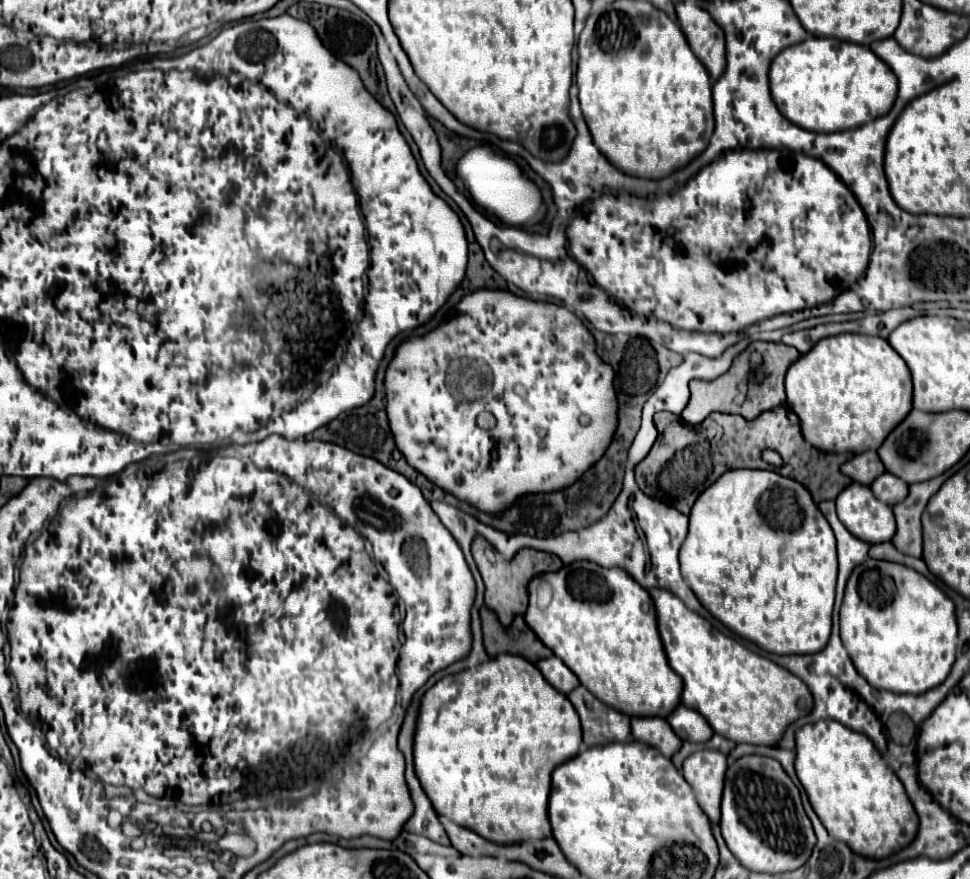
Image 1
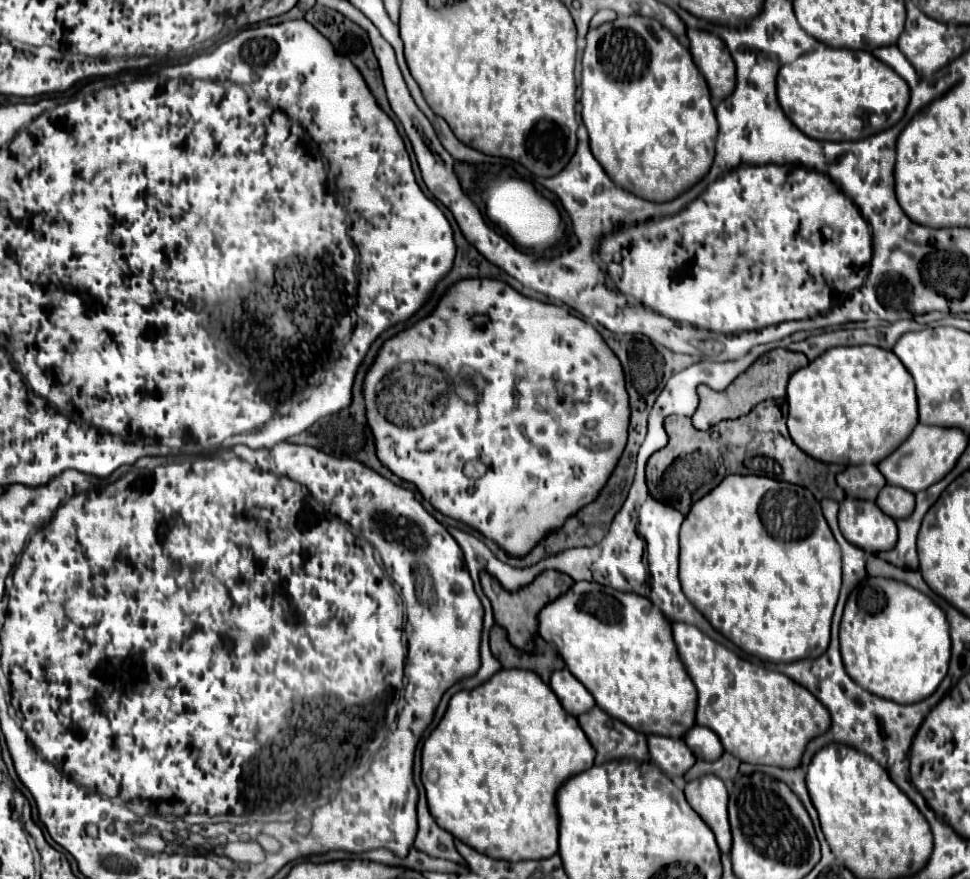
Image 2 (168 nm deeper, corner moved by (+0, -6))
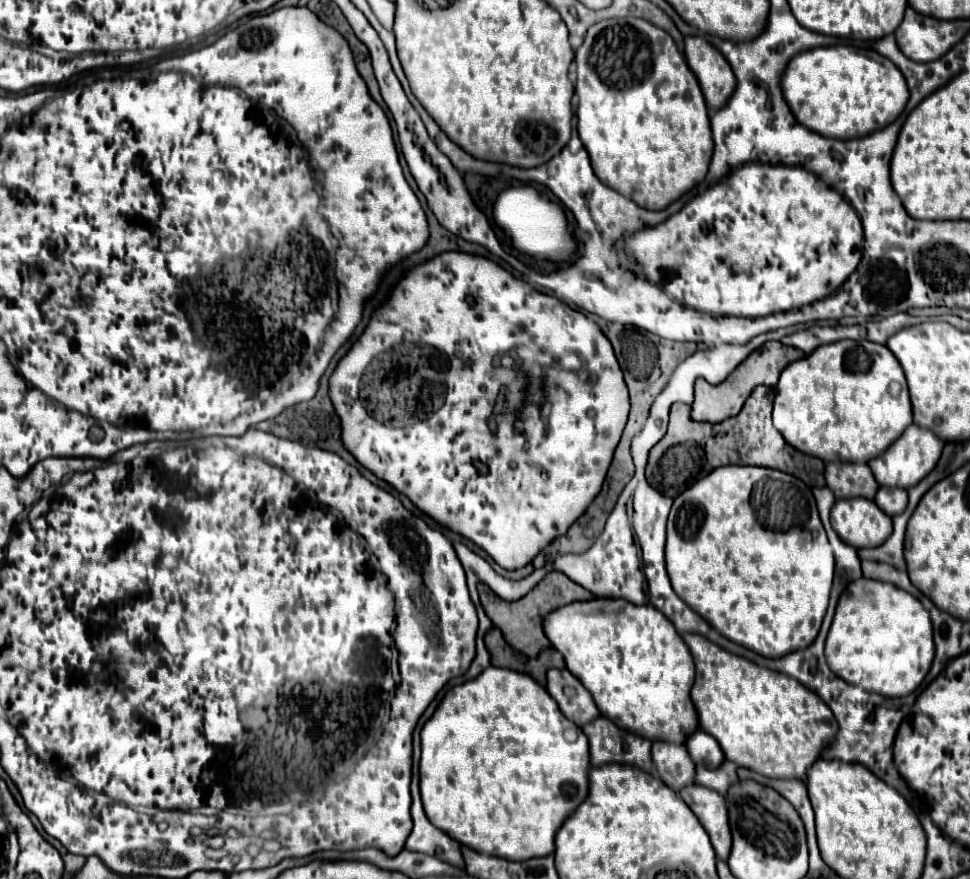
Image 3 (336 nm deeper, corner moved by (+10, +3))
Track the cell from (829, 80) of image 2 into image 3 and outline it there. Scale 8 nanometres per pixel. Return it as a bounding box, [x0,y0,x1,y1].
[783,44,909,140]

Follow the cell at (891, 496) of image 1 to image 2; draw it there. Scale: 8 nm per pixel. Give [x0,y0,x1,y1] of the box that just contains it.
[875,485,915,519]

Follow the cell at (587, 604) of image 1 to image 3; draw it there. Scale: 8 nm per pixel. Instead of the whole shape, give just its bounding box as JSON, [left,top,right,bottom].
[543,598,699,744]

